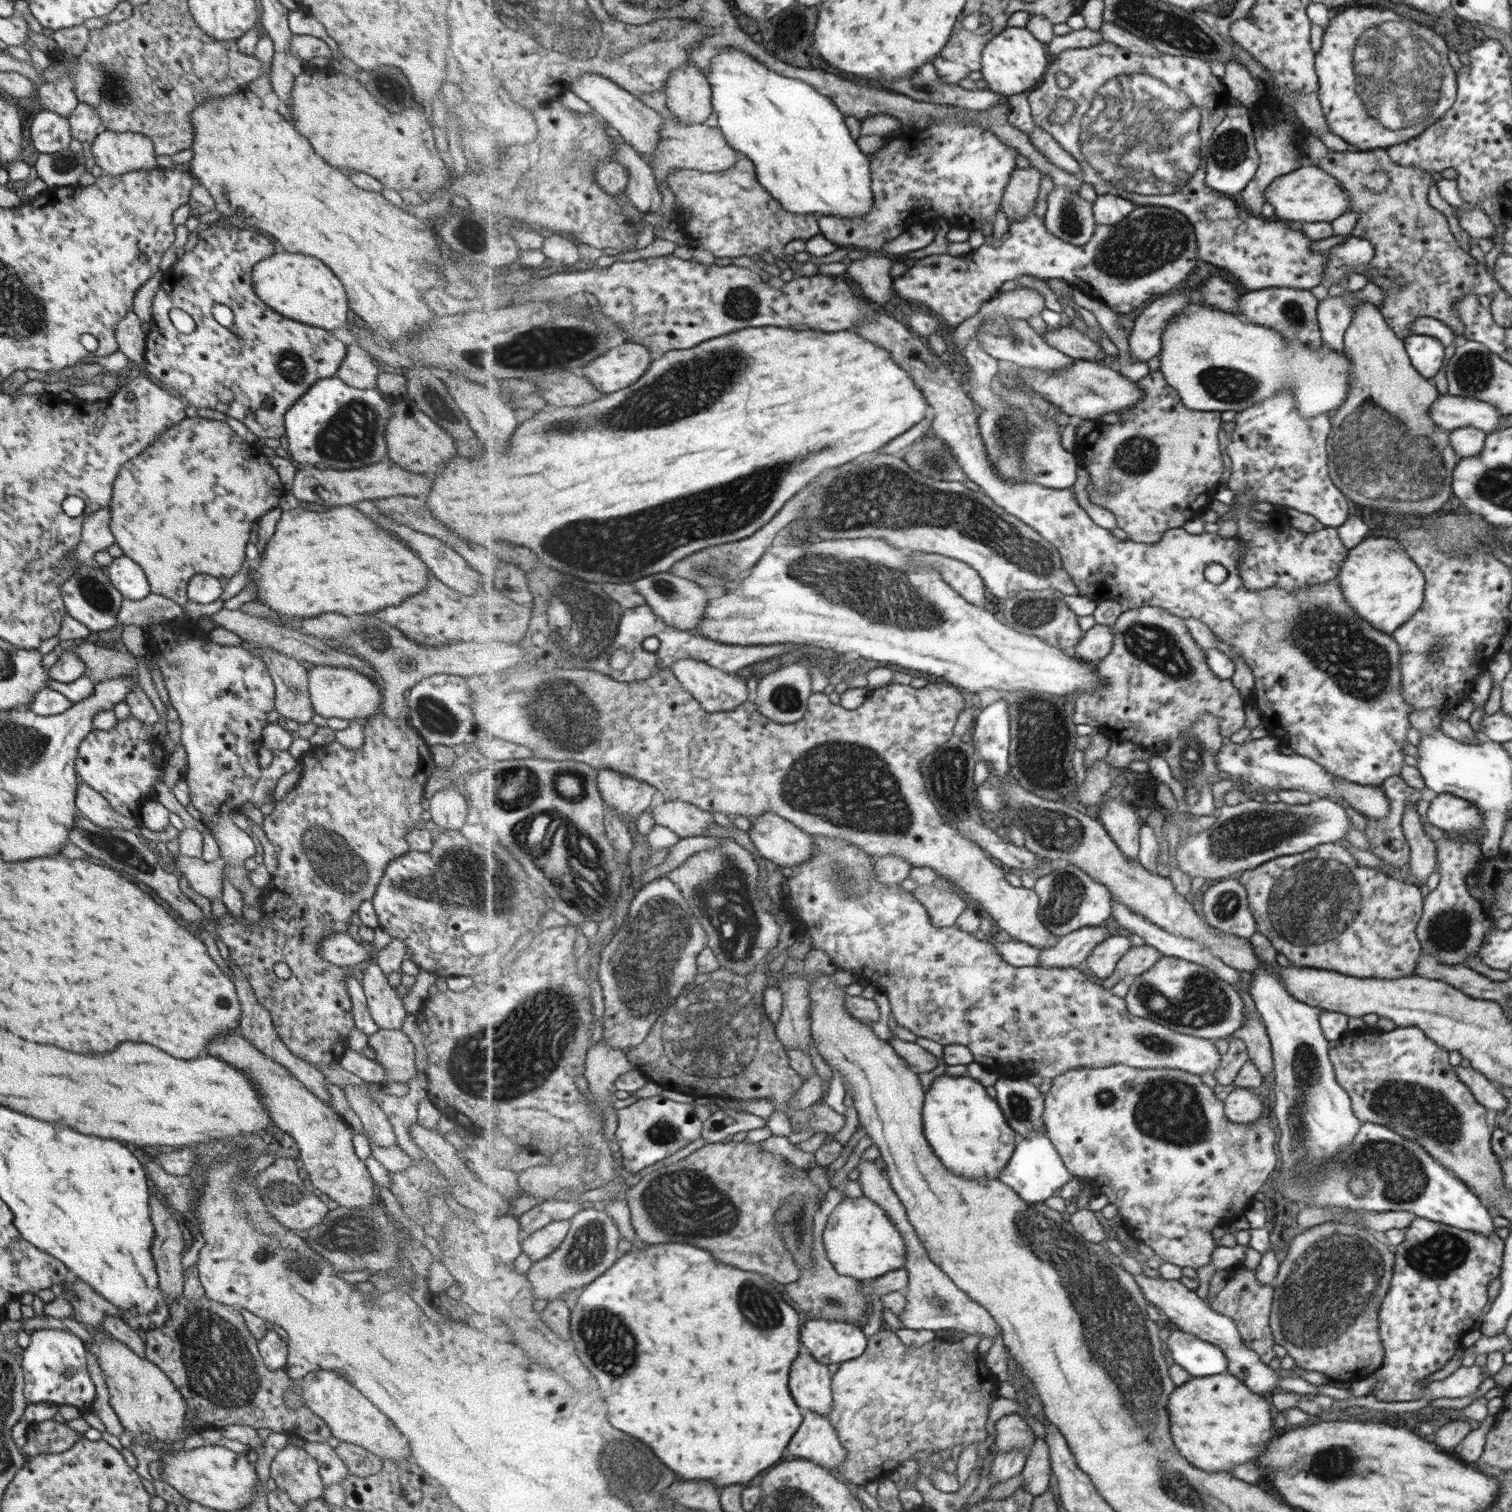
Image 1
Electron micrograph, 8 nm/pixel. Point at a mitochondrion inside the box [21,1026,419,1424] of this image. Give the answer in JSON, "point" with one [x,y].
{"point":[222,1371]}

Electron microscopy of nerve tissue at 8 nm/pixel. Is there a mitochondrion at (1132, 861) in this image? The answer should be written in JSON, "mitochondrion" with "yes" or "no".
{"mitochondrion":"no"}

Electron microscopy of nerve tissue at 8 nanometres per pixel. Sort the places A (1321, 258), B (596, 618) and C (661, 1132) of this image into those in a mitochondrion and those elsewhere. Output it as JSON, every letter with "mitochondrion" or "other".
{"A":"other","B":"mitochondrion","C":"mitochondrion"}

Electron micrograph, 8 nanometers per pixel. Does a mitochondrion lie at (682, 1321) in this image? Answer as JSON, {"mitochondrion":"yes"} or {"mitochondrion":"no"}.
{"mitochondrion":"no"}

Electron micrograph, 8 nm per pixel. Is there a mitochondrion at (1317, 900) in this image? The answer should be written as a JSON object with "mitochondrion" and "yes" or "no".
{"mitochondrion":"yes"}

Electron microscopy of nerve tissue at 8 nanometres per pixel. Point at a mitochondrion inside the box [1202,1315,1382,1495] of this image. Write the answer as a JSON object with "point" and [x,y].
{"point":[1351,1459]}

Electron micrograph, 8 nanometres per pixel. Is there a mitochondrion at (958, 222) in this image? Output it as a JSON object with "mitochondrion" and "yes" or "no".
{"mitochondrion":"no"}

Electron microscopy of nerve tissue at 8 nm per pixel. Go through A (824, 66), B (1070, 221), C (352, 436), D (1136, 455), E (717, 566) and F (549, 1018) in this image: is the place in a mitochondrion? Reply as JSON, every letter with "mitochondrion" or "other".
{"A":"other","B":"mitochondrion","C":"mitochondrion","D":"mitochondrion","E":"mitochondrion","F":"mitochondrion"}

